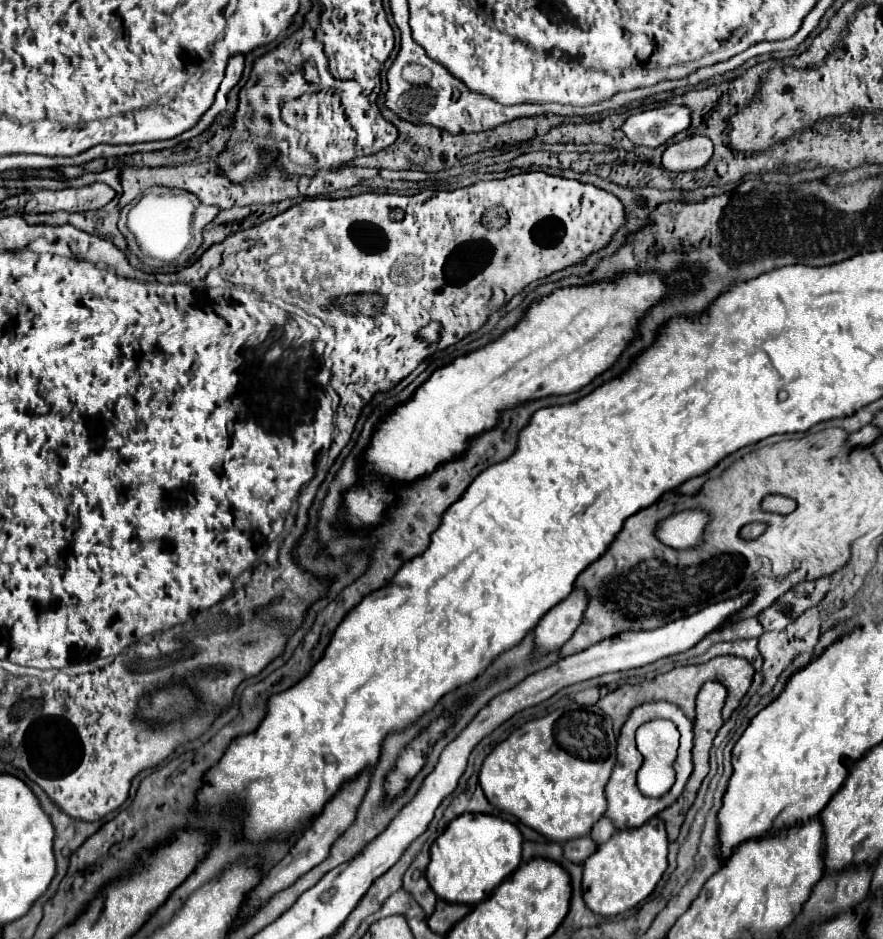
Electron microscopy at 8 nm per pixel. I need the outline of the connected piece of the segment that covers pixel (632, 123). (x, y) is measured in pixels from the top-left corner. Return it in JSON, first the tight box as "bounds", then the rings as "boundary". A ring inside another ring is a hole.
{"bounds":[623,105,691,147],"boundary":[[[665,105],[631,115],[623,131],[635,143],[643,147],[659,147],[667,143],[679,131],[691,125],[691,109],[683,105]]]}

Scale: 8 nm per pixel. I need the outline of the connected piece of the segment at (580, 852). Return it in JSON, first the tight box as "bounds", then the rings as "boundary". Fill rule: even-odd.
{"bounds":[563,837,597,863],"boundary":[[[579,837],[563,845],[565,857],[573,863],[583,863],[591,853],[595,853],[595,849],[597,849],[597,843],[591,837]]]}

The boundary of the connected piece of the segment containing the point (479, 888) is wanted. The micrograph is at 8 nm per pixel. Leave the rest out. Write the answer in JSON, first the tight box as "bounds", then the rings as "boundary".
{"bounds":[427,813,523,905],"boundary":[[[465,813],[453,819],[441,837],[431,845],[431,863],[427,867],[427,881],[439,899],[449,903],[475,905],[491,897],[497,885],[513,873],[521,863],[523,837],[519,829],[493,815]]]}

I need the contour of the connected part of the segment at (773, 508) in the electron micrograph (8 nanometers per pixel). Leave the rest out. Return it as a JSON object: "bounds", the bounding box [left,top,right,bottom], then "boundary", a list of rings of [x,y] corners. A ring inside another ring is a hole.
{"bounds":[761,495,795,515],"boundary":[[[769,495],[763,499],[761,507],[769,513],[779,513],[779,515],[789,515],[795,509],[795,501],[789,497],[781,497],[781,495]]]}

